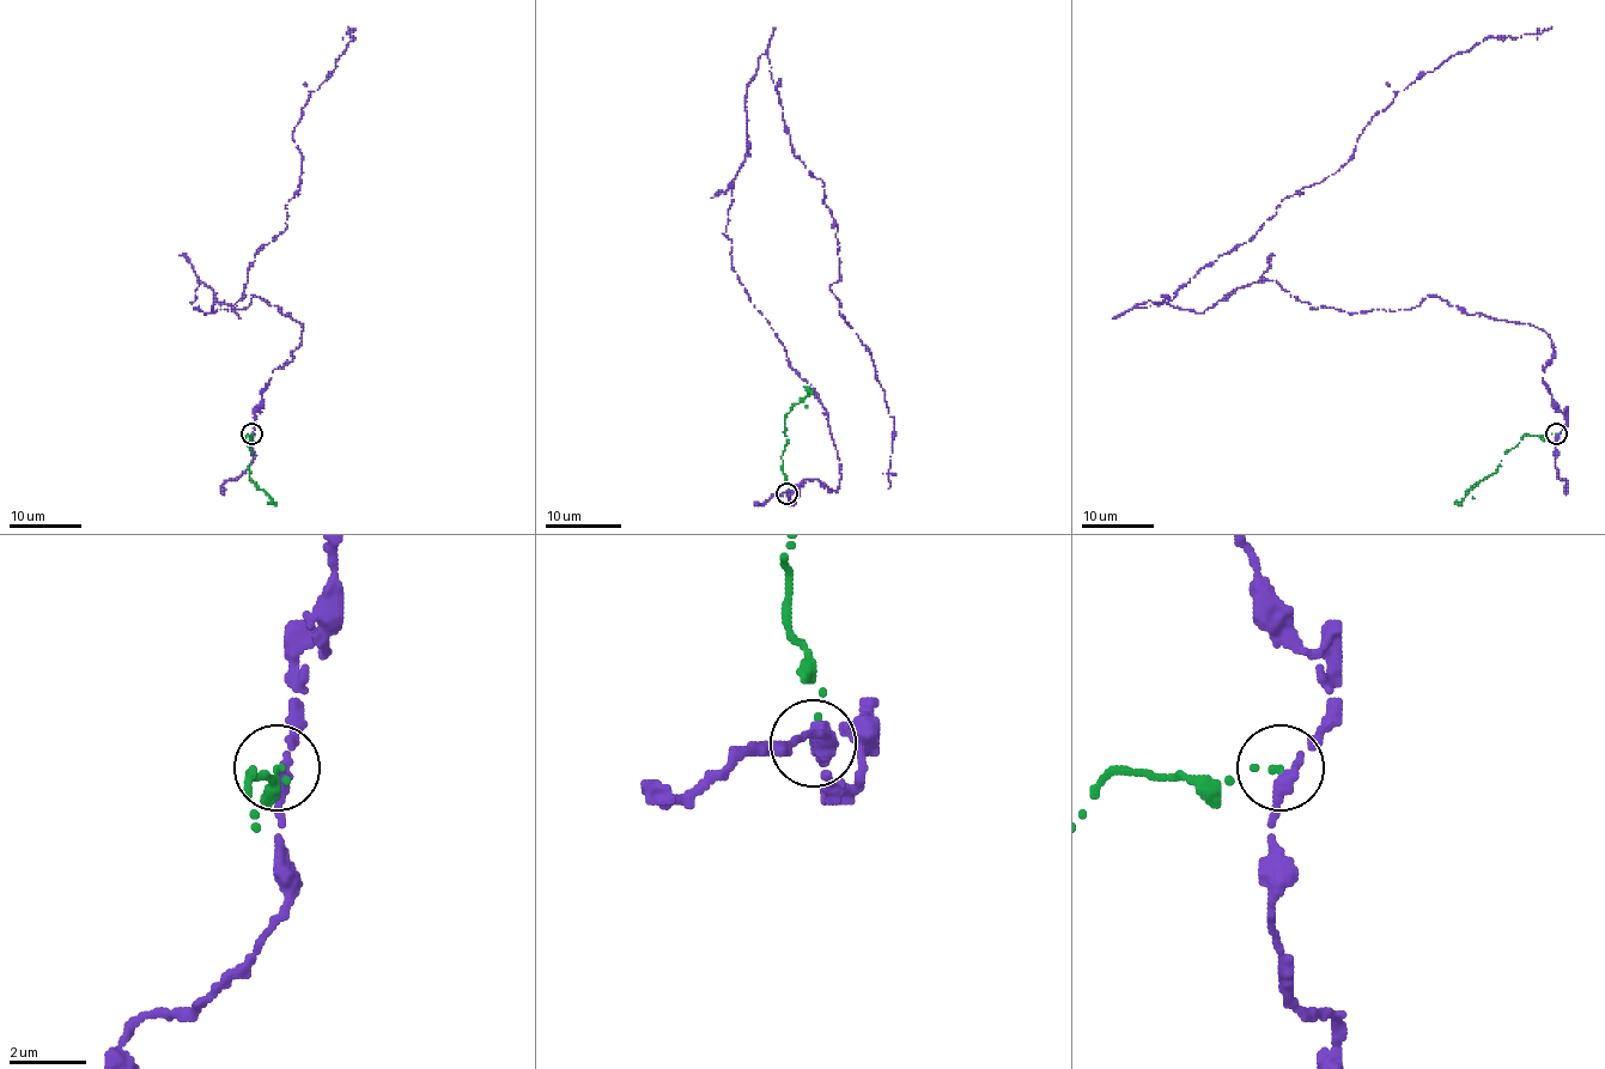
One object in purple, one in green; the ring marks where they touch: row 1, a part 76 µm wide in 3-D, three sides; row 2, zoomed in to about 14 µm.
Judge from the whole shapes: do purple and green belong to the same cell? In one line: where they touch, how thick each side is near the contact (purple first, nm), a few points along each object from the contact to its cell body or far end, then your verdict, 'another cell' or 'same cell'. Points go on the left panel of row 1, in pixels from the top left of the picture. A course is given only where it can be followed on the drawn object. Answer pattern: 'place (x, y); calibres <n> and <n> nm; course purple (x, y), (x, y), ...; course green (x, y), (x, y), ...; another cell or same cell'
place (251, 433); calibres 260 and 110 nm; course purple (251, 435), (302, 323), (253, 295), (192, 304), (199, 280), (235, 308), (287, 229), (292, 131), (348, 26); course green (251, 433), (253, 437), (245, 437), (253, 454), (249, 479), (273, 502), (267, 504); another cell

